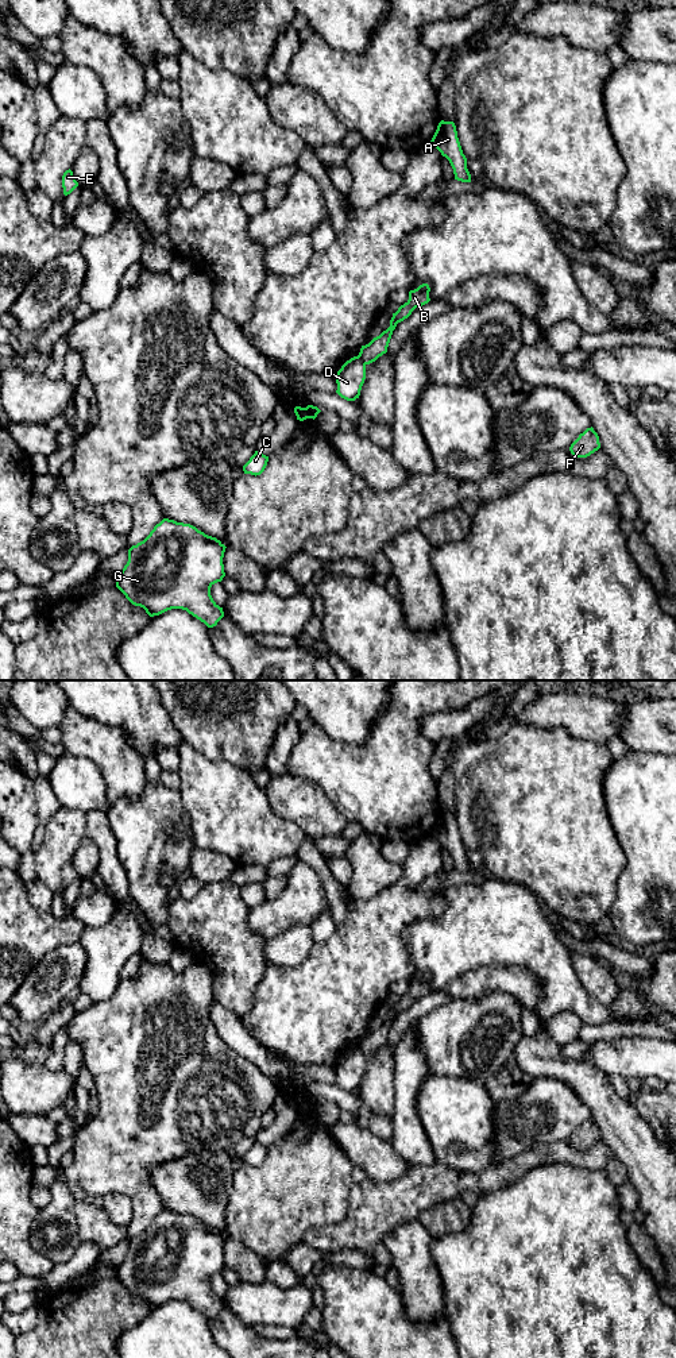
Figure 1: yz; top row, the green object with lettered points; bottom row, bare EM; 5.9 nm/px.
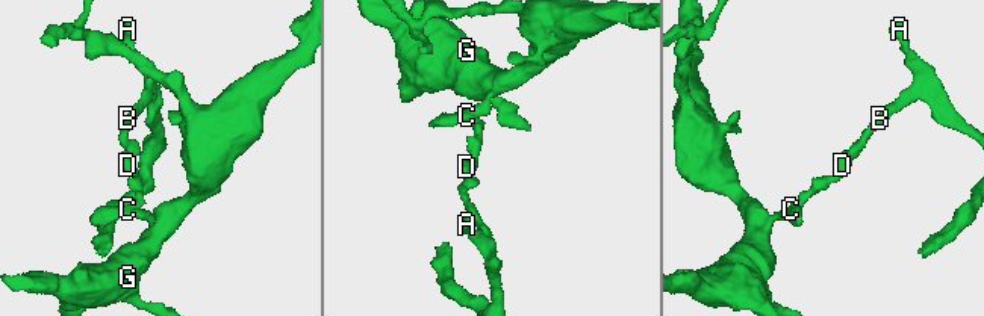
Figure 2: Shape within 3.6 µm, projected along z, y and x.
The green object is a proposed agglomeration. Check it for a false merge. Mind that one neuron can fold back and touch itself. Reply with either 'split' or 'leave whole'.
split

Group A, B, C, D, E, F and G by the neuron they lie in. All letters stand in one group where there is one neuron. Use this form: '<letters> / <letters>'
A B F / C D E G

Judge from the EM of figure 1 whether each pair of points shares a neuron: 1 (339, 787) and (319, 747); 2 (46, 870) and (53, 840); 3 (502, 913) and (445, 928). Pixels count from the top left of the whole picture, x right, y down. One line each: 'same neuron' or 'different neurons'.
1: same neuron
2: same neuron
3: same neuron

